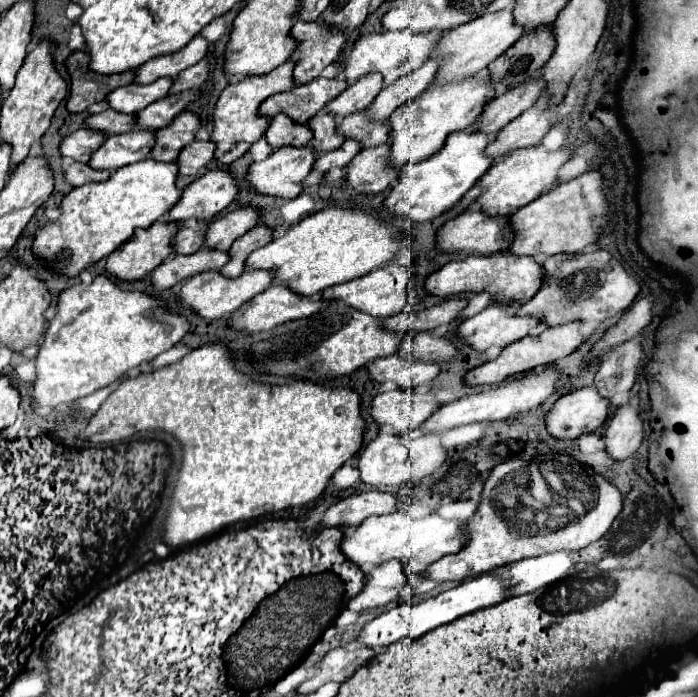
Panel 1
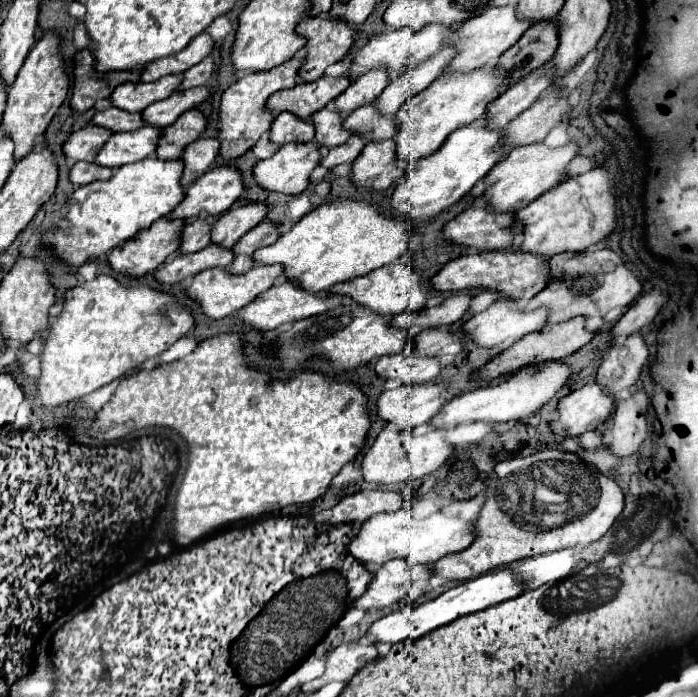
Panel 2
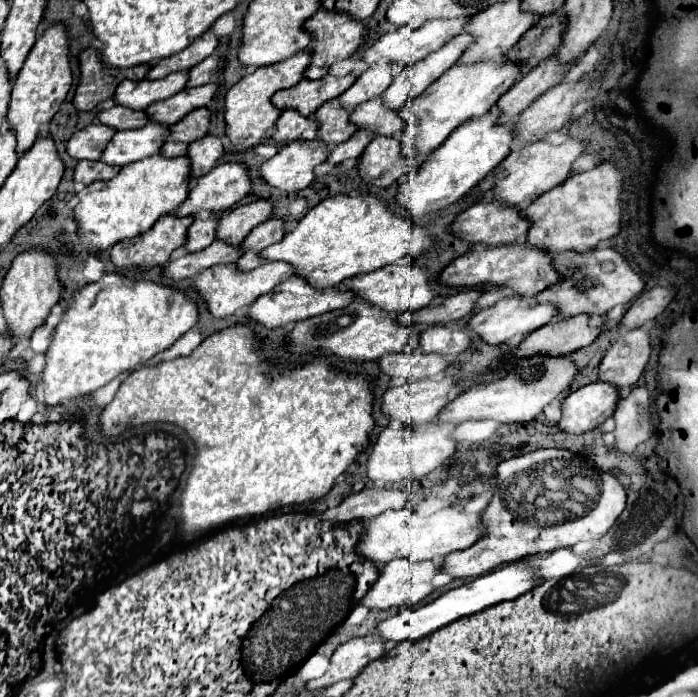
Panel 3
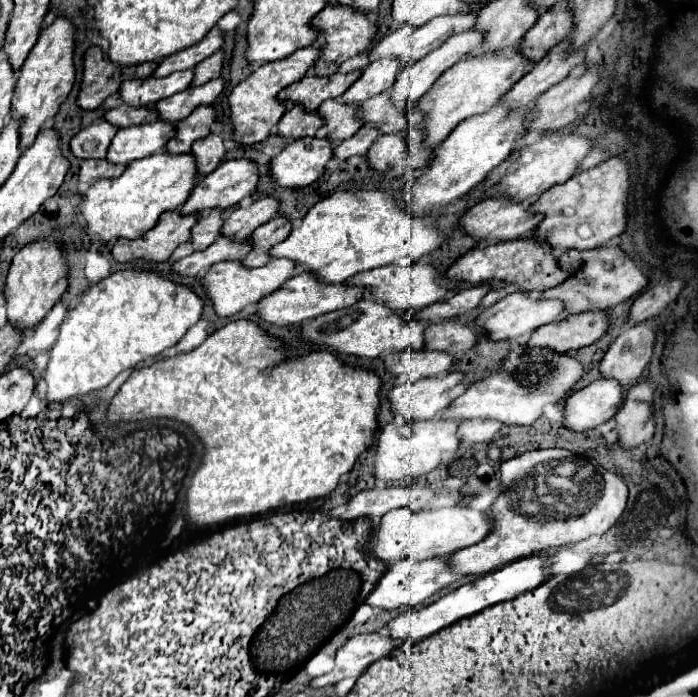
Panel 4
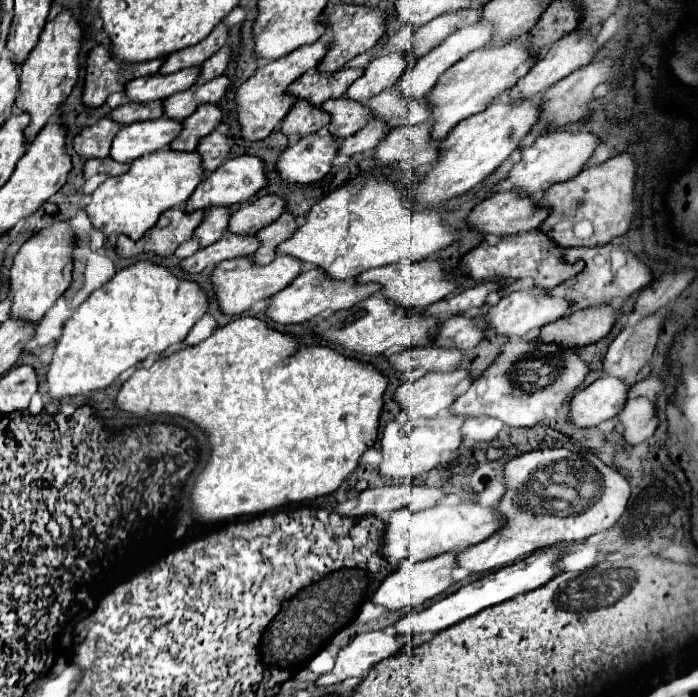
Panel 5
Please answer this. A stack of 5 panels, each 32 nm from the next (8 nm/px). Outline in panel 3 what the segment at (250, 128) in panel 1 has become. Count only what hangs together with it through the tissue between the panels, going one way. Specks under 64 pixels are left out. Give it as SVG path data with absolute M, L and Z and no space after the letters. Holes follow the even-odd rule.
M298 52L292 58L276 64L276 66L268 66L268 68L258 68L250 74L246 74L240 82L236 82L224 96L224 122L226 122L226 136L230 140L230 148L224 148L226 154L236 154L236 152L244 152L250 146L256 146L262 136L266 132L270 132L280 116L280 110L276 106L272 106L270 98L274 92L282 90L282 88L290 88L292 84L302 80L304 68L310 62L310 54L308 52Z

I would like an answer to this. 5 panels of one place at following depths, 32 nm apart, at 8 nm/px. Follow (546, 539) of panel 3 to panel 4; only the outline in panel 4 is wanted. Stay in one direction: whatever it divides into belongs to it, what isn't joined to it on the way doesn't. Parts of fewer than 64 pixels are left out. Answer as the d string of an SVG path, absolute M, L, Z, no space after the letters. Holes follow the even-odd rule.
M604 470L604 490L602 490L602 498L598 500L598 506L582 516L568 518L568 520L534 522L528 516L520 516L510 508L510 492L504 492L494 500L494 504L488 510L492 512L492 520L496 520L496 528L488 532L488 540L482 540L480 544L474 544L472 548L464 548L460 552L450 554L448 556L450 570L462 576L482 576L484 572L492 572L508 562L514 562L514 560L520 560L520 558L526 558L544 550L552 550L558 546L576 544L594 534L604 534L610 526L614 526L614 522L624 512L626 500L628 500L628 486L614 472L608 472L608 470Z

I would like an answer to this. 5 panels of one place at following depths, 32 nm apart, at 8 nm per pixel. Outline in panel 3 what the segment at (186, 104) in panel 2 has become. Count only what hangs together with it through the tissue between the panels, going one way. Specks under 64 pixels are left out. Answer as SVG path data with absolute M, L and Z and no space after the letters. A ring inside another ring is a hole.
M204 84L204 86L198 86L198 88L184 88L178 94L166 98L166 100L150 104L146 108L146 112L148 112L148 116L152 116L152 122L172 126L180 118L184 118L190 110L206 106L212 100L212 96L216 94L216 90L218 90L218 84Z

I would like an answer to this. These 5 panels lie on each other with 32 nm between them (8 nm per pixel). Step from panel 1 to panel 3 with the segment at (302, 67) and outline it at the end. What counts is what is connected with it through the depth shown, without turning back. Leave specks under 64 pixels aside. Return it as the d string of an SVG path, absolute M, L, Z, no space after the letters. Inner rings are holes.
M320 10L320 12L316 12L314 16L310 16L304 22L302 28L312 36L312 42L308 46L312 60L310 60L308 68L304 70L304 78L308 78L308 80L324 78L328 74L328 68L334 62L340 62L340 60L352 56L360 48L362 36L366 34L366 28L364 28L362 22L352 20L348 14L342 14L340 16L340 12L334 12L334 10Z

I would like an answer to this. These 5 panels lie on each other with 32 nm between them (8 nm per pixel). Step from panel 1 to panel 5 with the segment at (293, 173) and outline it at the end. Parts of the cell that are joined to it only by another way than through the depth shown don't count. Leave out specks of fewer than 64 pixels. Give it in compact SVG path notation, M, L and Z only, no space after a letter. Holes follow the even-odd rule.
M304 136L276 160L276 172L288 184L312 184L322 180L330 170L330 162L338 152L338 140L332 136Z

